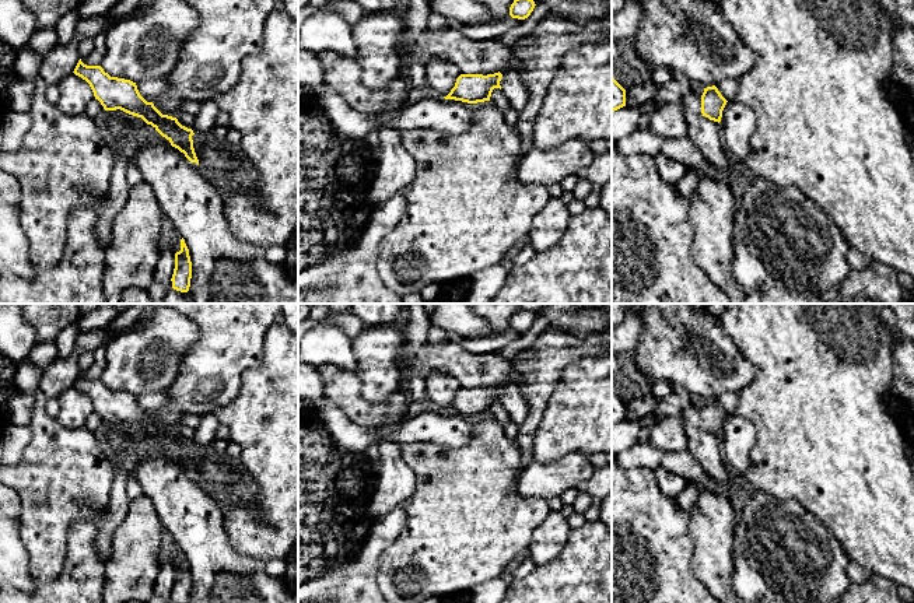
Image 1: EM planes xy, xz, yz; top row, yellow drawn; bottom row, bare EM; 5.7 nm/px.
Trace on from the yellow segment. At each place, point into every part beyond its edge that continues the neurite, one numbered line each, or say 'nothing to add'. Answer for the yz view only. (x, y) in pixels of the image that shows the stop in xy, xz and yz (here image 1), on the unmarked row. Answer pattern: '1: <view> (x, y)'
nothing to add

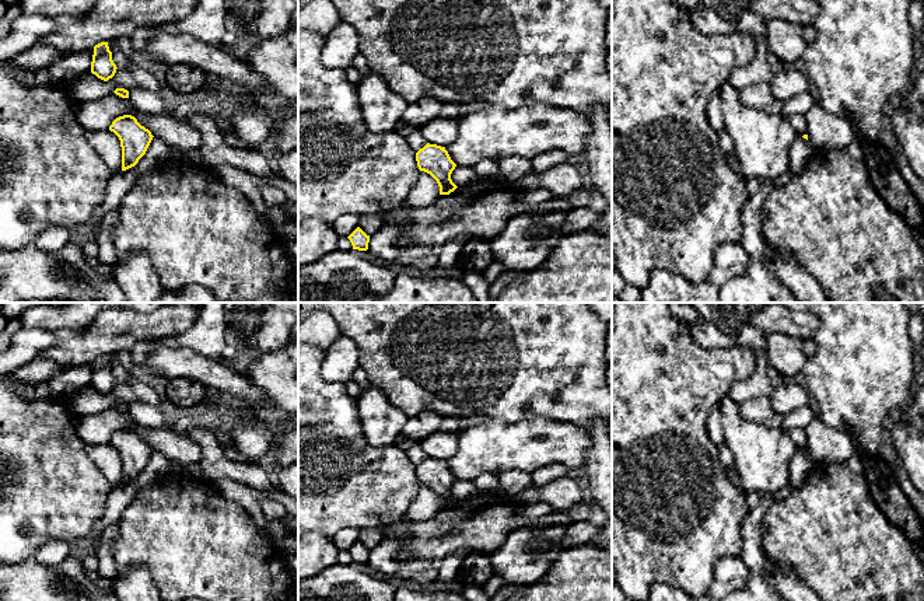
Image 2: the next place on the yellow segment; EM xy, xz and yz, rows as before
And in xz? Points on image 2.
nothing to add

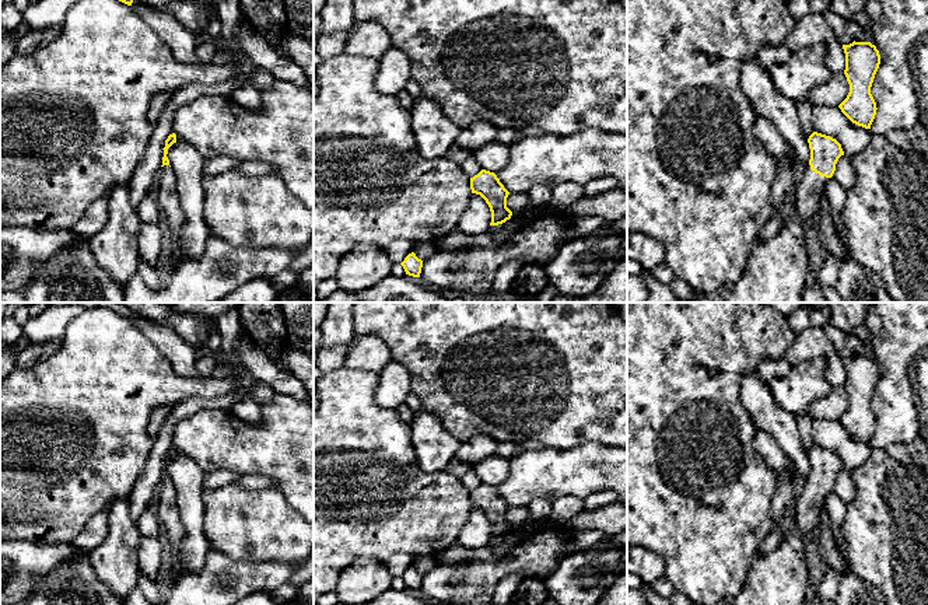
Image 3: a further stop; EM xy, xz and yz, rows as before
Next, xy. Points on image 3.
1: xy (167, 510)

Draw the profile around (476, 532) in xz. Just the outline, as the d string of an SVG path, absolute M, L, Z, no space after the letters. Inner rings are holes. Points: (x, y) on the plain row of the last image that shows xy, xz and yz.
M472 507L470 517L456 538L456 545L479 549L483 548L491 536L491 525L486 514Z

